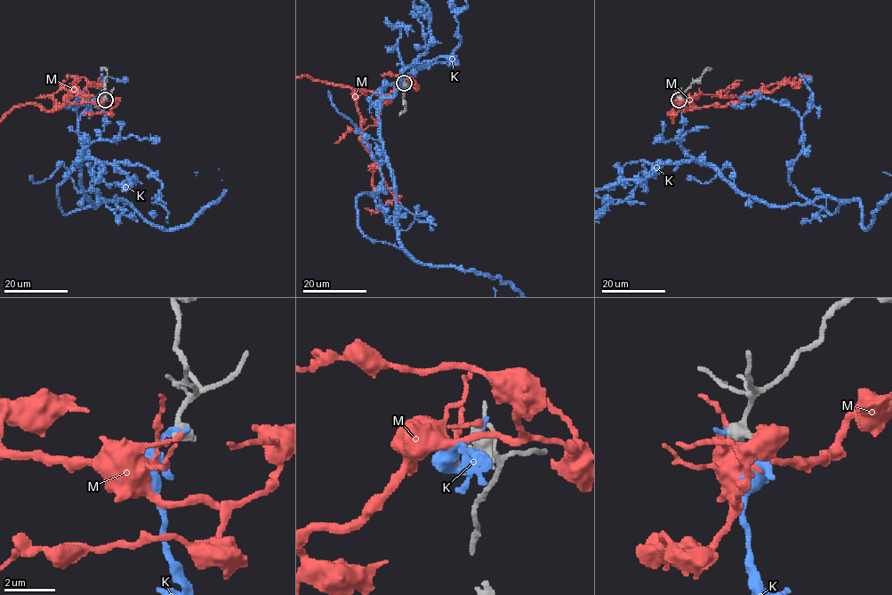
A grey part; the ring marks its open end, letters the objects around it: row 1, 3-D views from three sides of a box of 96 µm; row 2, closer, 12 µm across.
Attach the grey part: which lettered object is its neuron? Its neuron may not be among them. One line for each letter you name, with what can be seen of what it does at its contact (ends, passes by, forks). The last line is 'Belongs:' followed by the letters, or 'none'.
Belongs: none

